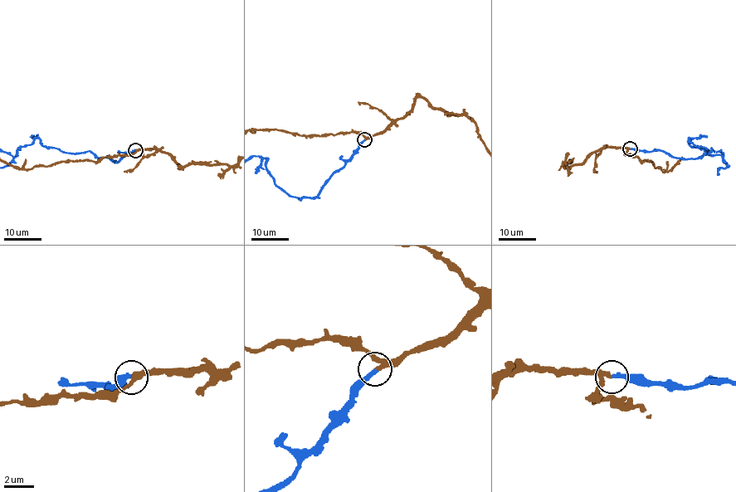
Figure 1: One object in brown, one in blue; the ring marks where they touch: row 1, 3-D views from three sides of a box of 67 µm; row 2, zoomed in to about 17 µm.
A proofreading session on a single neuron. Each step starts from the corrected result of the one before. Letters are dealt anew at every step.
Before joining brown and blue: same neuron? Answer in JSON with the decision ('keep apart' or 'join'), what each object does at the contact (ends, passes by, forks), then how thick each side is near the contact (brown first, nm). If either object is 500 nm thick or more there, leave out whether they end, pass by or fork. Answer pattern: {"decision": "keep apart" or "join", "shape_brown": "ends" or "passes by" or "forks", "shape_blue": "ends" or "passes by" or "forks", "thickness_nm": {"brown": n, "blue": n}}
{"decision": "join", "shape_brown": "passes by", "shape_blue": "ends", "thickness_nm": {"brown": 240, "blue": 280}}

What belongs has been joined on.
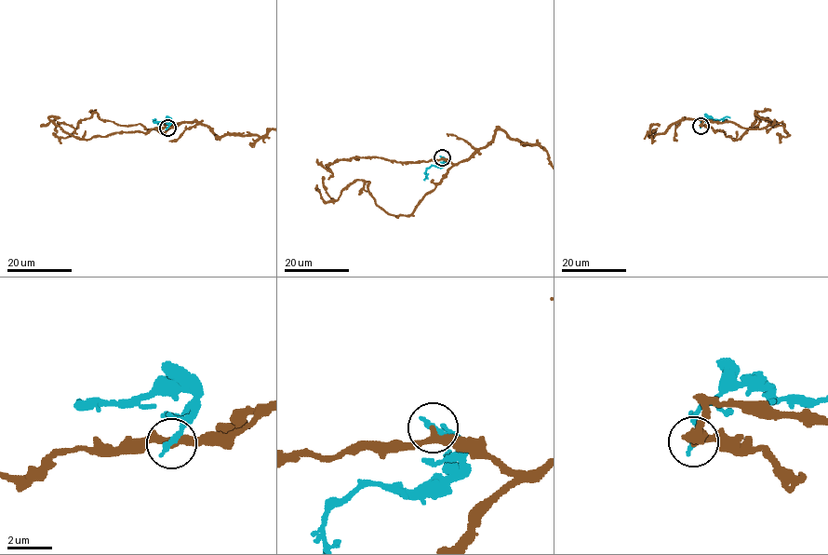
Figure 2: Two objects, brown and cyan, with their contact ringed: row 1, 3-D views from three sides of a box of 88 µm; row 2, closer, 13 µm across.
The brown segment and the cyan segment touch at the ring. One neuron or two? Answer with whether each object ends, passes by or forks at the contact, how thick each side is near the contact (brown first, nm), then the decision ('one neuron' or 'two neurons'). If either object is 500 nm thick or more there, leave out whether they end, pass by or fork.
brown passes by; cyan ends; calibres 280 and 300 nm; two neurons

